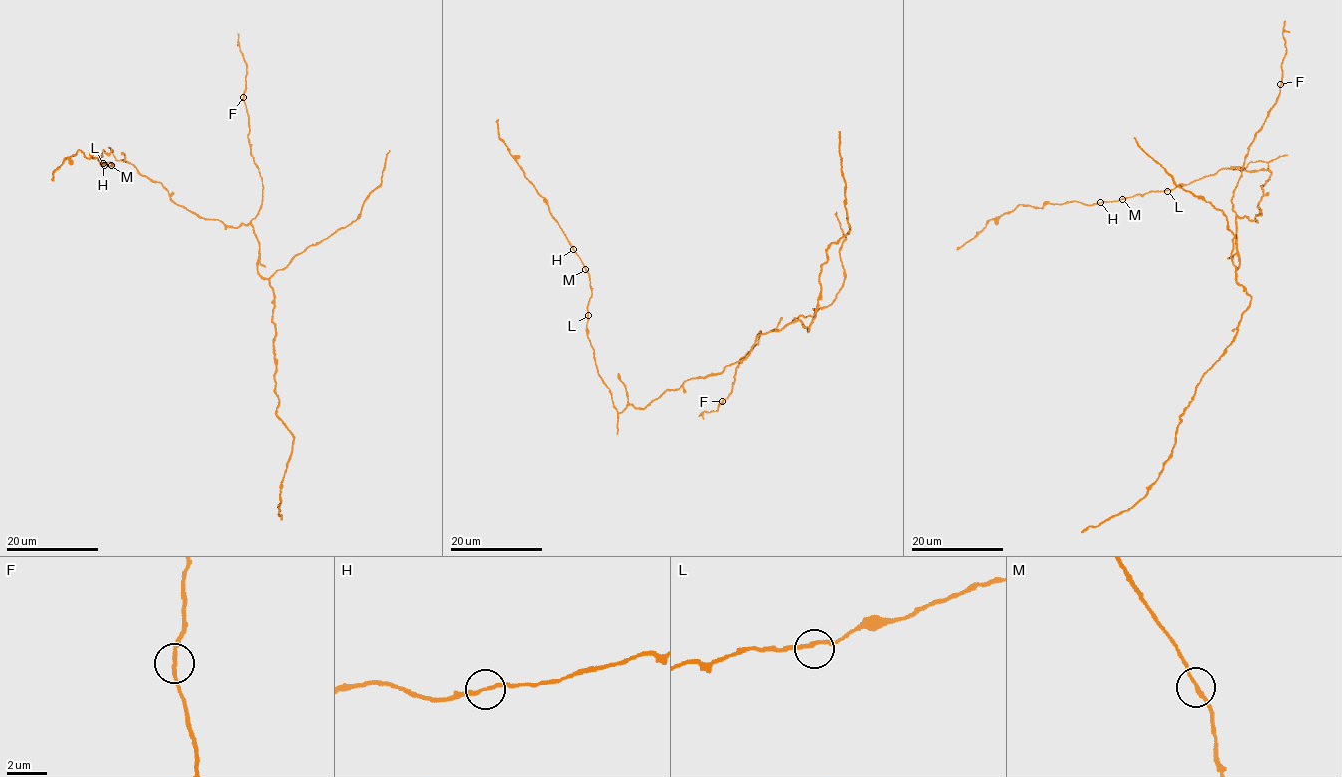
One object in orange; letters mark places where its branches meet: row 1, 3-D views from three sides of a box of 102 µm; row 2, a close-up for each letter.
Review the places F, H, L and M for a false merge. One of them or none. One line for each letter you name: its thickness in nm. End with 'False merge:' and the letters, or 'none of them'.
False merge: none of them

